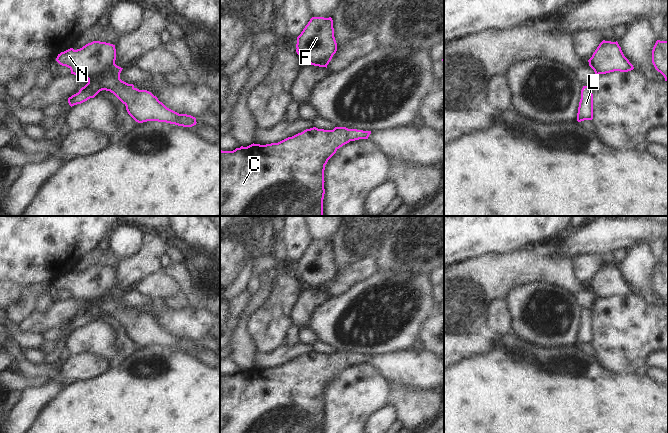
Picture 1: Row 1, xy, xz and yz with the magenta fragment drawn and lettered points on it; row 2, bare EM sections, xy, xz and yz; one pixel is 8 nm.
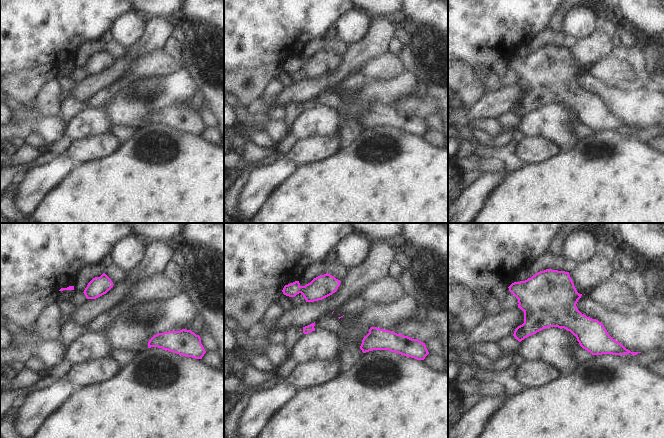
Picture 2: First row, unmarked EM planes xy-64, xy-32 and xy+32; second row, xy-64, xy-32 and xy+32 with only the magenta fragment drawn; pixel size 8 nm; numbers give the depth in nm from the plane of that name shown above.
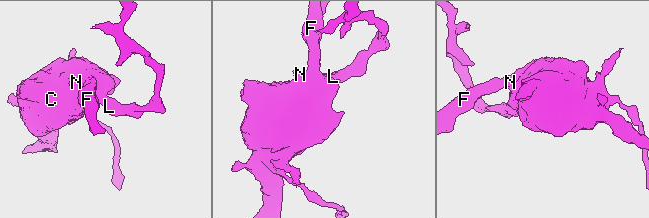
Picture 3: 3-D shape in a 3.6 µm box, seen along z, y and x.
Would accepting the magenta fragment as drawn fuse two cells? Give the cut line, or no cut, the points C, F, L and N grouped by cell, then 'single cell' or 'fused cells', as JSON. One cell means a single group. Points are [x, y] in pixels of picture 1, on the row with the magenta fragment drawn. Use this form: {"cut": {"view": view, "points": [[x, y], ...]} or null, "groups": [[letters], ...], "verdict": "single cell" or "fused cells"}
{"cut": null, "groups": [["C", "F", "L", "N"]], "verdict": "single cell"}

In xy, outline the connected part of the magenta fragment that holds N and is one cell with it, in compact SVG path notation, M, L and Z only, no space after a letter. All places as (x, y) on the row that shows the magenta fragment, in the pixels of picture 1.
M93 41L80 49L70 48L58 54L56 61L88 80L78 93L68 98L72 107L94 98L100 91L113 93L125 106L128 114L138 123L158 121L183 127L196 125L196 118L179 114L167 108L151 92L139 90L120 79L123 68L115 64L115 45Z

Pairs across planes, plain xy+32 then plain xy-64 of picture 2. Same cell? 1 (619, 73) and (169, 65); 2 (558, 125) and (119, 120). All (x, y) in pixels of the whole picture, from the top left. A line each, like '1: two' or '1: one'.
1: one
2: two

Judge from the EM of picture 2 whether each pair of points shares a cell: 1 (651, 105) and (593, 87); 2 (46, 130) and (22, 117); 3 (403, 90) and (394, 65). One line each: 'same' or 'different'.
1: same
2: same
3: different

